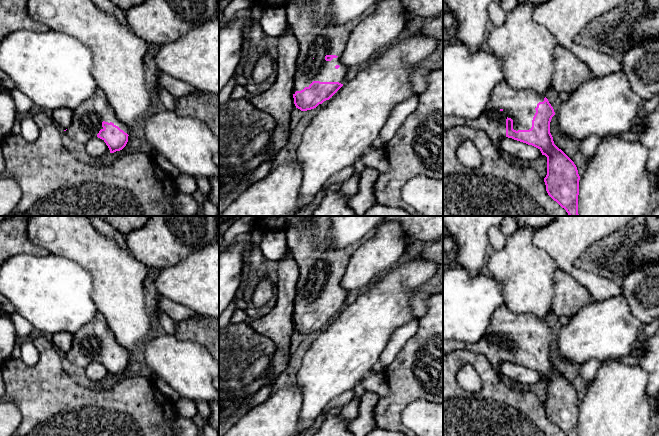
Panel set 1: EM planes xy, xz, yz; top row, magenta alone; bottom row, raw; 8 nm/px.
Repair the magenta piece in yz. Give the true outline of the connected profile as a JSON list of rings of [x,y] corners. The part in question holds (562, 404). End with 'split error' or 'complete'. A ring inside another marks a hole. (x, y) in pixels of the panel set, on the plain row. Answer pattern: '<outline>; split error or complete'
[[[499,307],[493,314],[488,329],[477,343],[465,343],[456,340],[443,340],[443,353],[467,350],[484,355],[496,372],[504,361],[532,369],[547,381],[547,399],[544,402],[548,419],[566,436],[578,436],[580,400],[574,386],[553,365],[550,346],[555,339],[554,333],[545,318],[533,314],[513,314],[506,307]]]; split error

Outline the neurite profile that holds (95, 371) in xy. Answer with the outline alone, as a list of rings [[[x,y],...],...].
[[[92,361],[90,362],[85,368],[84,368],[86,376],[97,383],[104,384],[108,381],[110,374],[104,364],[98,362],[98,361]]]

